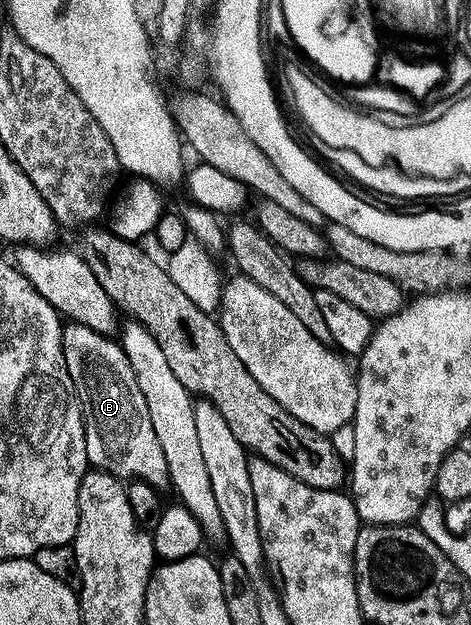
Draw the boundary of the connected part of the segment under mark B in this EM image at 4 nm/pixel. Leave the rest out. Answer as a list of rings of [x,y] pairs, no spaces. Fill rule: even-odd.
[[[68,323],[64,325],[62,347],[66,371],[70,371],[84,420],[89,466],[111,477],[145,481],[157,487],[167,486],[166,455],[162,455],[158,435],[154,435],[154,423],[150,423],[146,399],[138,388],[134,367],[130,367],[130,359],[126,359],[119,340],[92,331],[85,325]]]

